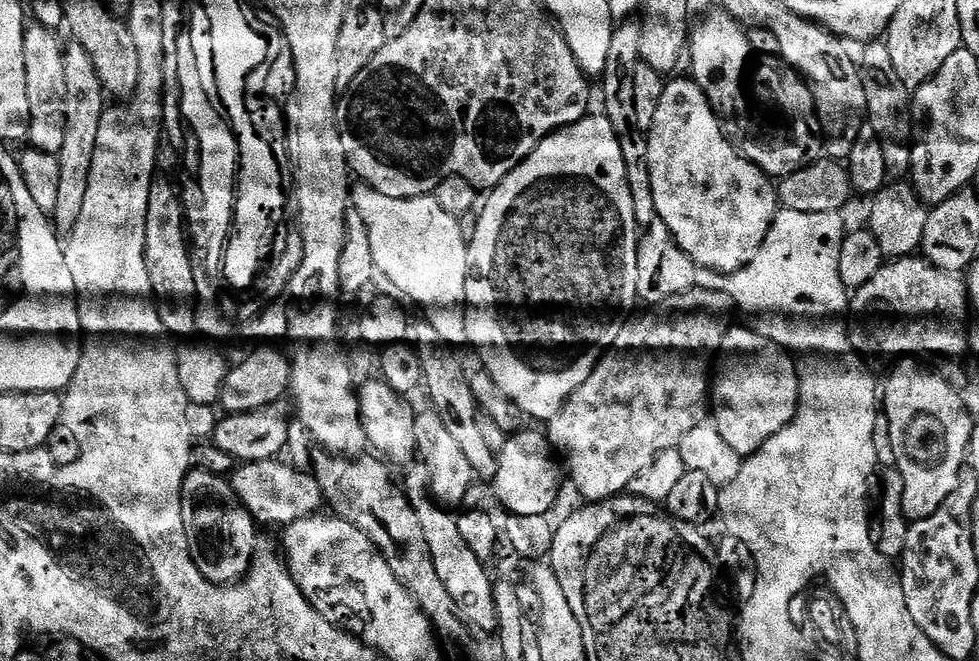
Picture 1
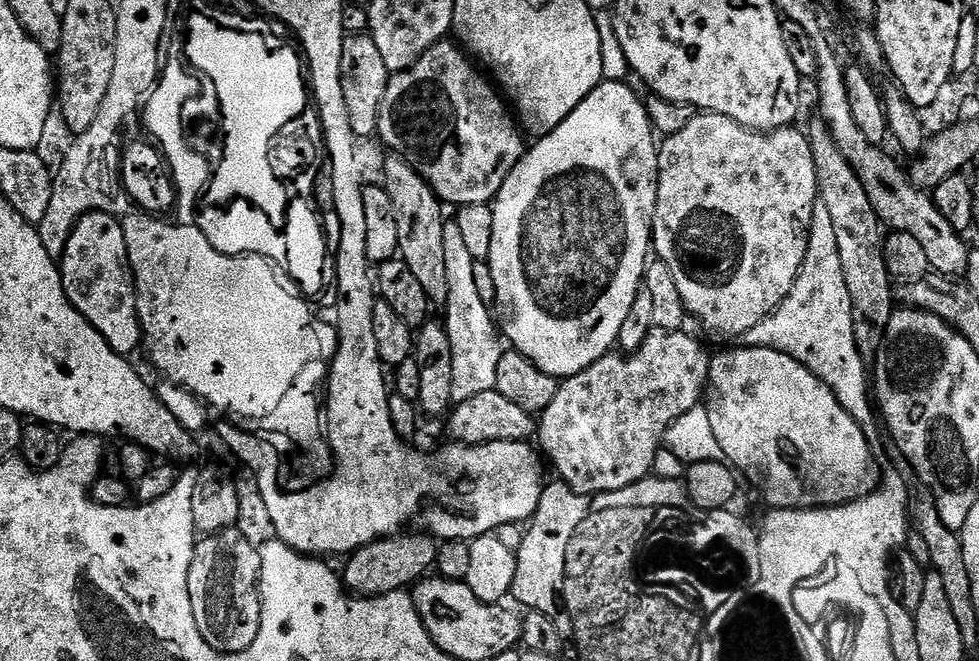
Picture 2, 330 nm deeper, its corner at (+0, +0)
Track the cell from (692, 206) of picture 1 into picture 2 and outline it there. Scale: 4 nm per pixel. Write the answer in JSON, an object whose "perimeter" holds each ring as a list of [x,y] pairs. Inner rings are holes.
{"perimeter":[[[701,111],[679,134],[663,137],[658,151],[658,202],[654,206],[652,219],[652,248],[655,255],[666,266],[670,266],[670,274],[674,274],[674,283],[678,286],[678,294],[682,294],[685,309],[695,316],[701,325],[704,324],[712,332],[720,336],[736,336],[742,338],[746,330],[754,330],[758,322],[762,322],[790,294],[794,282],[804,265],[808,249],[808,231],[814,214],[814,206],[818,203],[816,175],[814,174],[814,154],[810,154],[810,142],[799,127],[789,126],[776,128],[772,132],[755,132],[752,128],[743,128],[738,122],[726,118],[717,112]]]}

